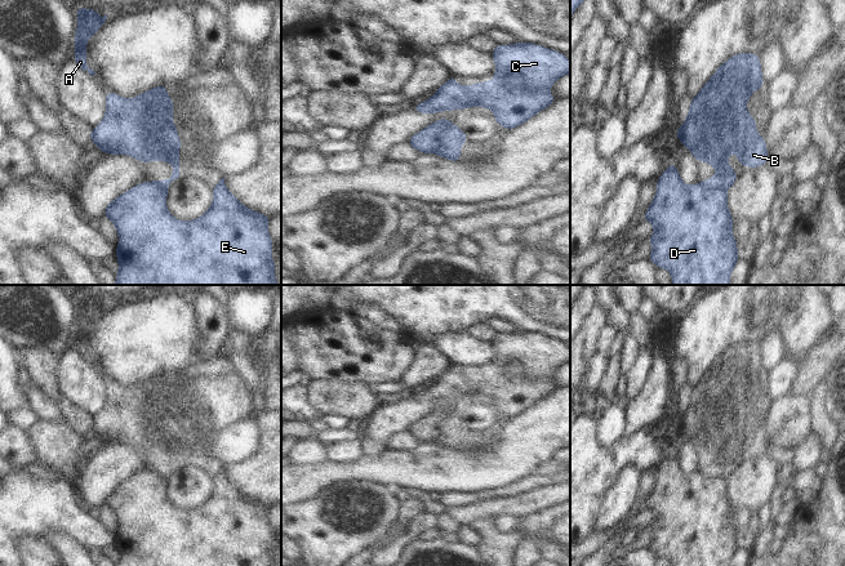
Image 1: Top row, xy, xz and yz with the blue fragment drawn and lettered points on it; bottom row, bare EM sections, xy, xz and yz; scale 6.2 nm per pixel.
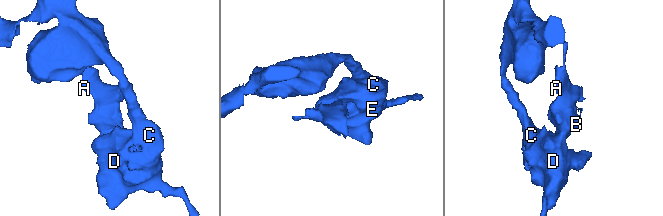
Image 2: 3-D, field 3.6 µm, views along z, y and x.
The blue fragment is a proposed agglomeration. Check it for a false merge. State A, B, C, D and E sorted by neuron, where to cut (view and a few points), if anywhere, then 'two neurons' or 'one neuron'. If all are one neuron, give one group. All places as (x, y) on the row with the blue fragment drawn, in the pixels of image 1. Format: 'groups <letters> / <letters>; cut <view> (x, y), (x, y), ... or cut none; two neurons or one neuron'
groups A B / C D E; cut xz (454, 124), (443, 129), (435, 137), (436, 146), (431, 151); two neurons

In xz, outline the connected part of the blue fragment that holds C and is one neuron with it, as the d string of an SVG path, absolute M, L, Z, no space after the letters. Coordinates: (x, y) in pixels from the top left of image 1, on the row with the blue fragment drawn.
M533 43L495 45L492 57L495 62L495 73L492 81L457 85L458 77L450 76L431 98L414 104L412 110L430 115L481 106L494 112L497 125L512 130L552 104L556 98L548 90L557 79L570 73L570 62L564 53Z

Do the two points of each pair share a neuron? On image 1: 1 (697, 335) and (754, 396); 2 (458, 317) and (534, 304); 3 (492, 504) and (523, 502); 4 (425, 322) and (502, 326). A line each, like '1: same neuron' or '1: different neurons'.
1: same neuron
2: same neuron
3: same neuron
4: different neurons

